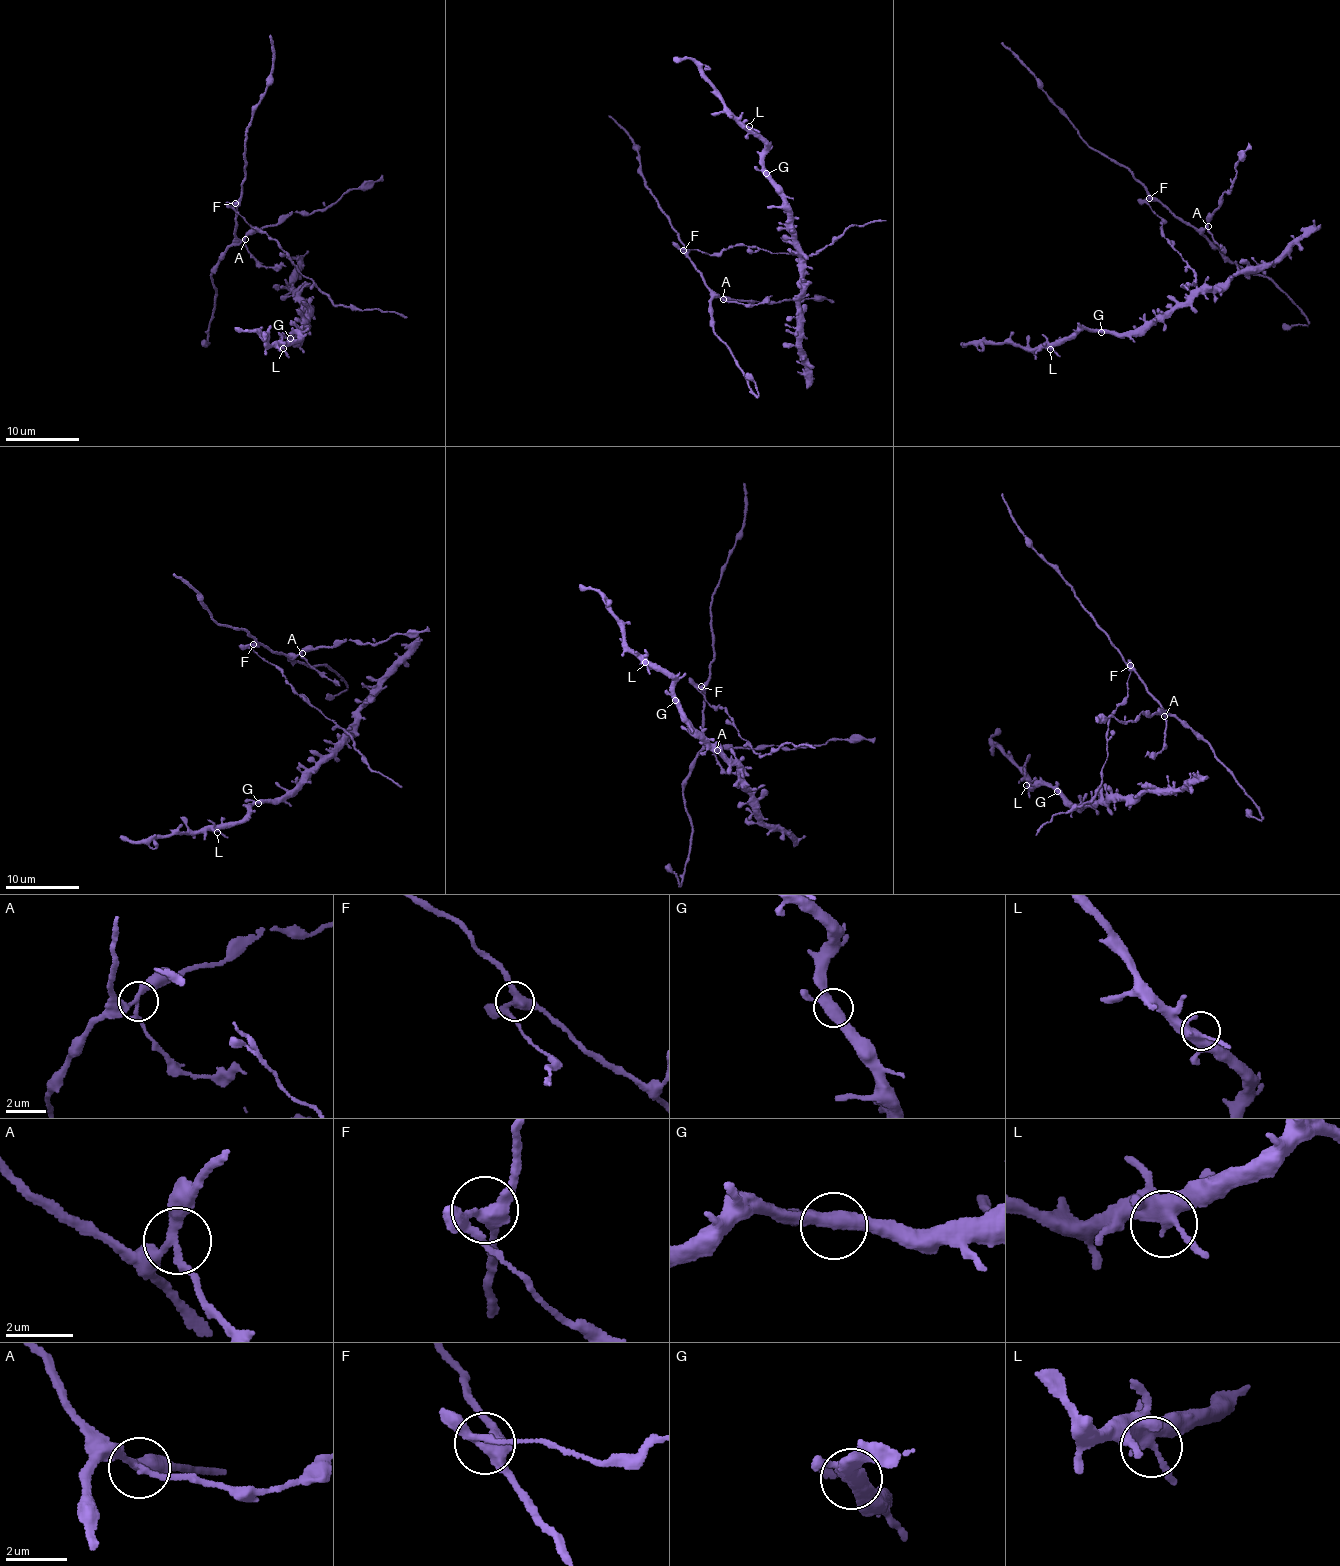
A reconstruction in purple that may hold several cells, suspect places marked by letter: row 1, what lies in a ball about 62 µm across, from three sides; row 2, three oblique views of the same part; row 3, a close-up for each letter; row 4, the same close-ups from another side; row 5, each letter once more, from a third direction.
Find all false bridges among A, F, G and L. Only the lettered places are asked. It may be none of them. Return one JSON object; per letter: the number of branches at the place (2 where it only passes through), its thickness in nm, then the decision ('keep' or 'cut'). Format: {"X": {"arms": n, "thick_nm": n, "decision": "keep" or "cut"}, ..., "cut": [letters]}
{"A": {"arms": 3, "thick_nm": 200, "decision": "cut"}, "F": {"arms": 4, "thick_nm": 360, "decision": "keep"}, "G": {"arms": 3, "thick_nm": 400, "decision": "keep"}, "L": {"arms": 5, "thick_nm": 400, "decision": "keep"}, "cut": ["A"]}

